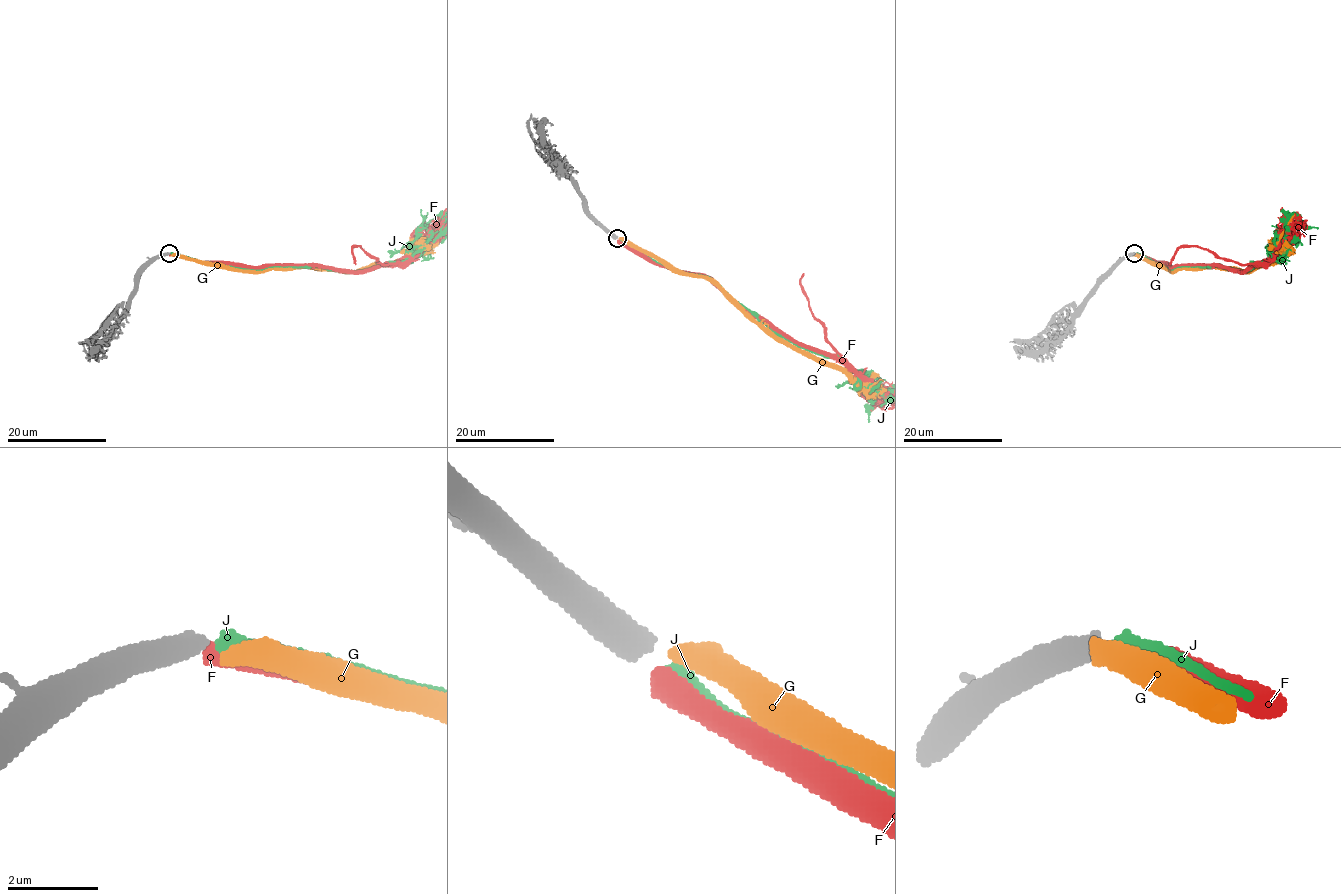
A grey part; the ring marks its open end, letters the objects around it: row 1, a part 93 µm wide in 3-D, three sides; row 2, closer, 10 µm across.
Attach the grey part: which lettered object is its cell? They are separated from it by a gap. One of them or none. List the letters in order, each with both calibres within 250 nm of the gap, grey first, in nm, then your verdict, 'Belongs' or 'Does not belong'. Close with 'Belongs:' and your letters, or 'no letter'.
F: Thickness 500 nm (grey) against 460 nm. Does not belong
G: Thickness 500 nm (grey) against 440 nm. Does not belong
J: Thickness 500 nm (grey) against 400 nm. Belongs
Belongs: J

